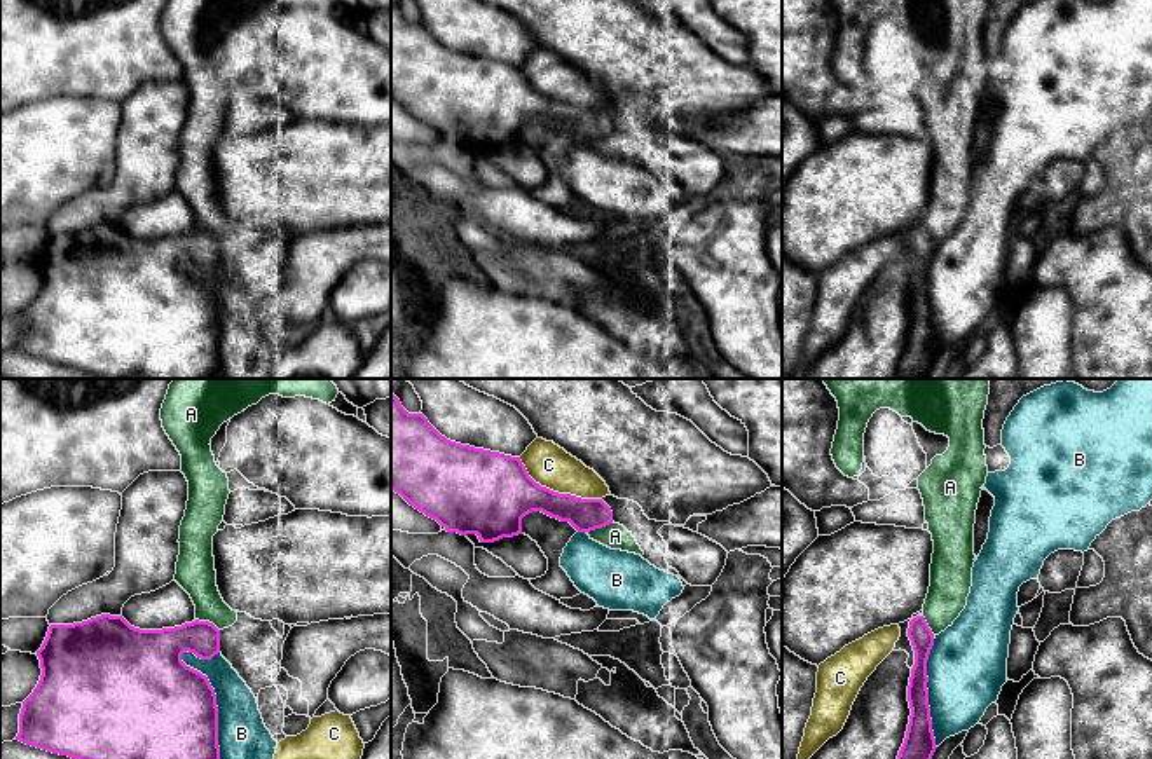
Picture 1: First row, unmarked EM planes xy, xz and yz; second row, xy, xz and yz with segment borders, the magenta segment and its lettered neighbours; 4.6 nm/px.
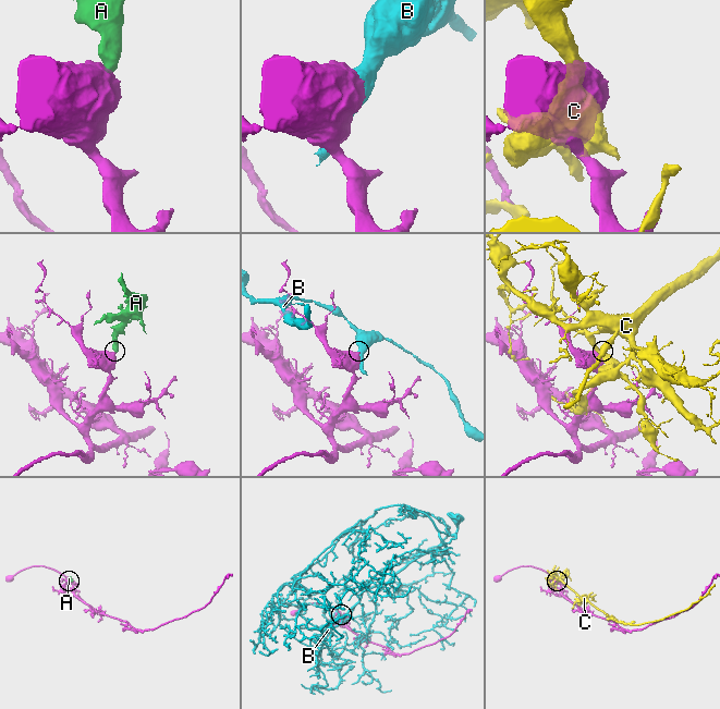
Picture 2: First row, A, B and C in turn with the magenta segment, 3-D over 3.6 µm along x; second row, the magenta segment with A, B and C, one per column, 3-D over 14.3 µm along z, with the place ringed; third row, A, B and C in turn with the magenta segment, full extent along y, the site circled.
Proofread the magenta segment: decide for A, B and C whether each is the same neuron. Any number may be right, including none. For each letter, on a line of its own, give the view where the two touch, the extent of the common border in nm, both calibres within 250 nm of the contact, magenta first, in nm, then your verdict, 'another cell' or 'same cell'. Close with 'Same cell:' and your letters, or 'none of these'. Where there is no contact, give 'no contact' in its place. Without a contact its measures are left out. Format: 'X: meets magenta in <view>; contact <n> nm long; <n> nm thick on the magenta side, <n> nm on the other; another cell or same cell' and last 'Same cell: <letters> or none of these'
A: meets magenta in xz; contact 140 nm long; 150 nm thick on the magenta side, 120 nm on the other; another cell
B: meets magenta in xy; contact 550 nm long; 500 nm thick on the magenta side, 240 nm on the other; another cell
C: meets magenta in xz; contact 440 nm long; 280 nm thick on the magenta side, 200 nm on the other; another cell
Same cell: none of these

